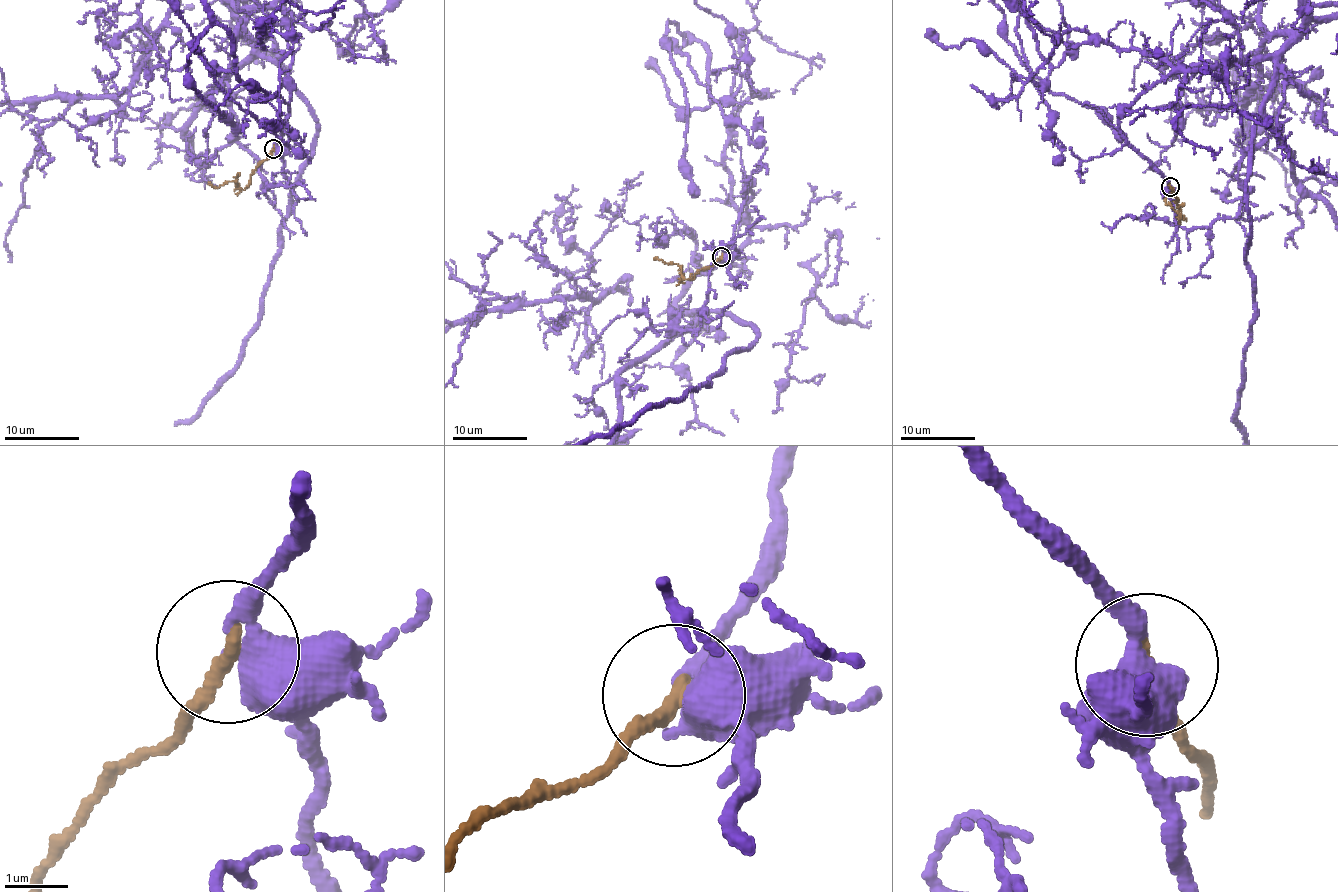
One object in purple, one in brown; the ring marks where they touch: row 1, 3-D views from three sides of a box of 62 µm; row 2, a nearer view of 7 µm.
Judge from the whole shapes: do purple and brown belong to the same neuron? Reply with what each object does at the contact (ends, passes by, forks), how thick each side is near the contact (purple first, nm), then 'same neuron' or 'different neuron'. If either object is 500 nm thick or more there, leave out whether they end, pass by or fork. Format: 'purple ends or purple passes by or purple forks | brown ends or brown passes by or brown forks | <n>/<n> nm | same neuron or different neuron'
purple passes by | brown ends | 480/280 nm | same neuron

